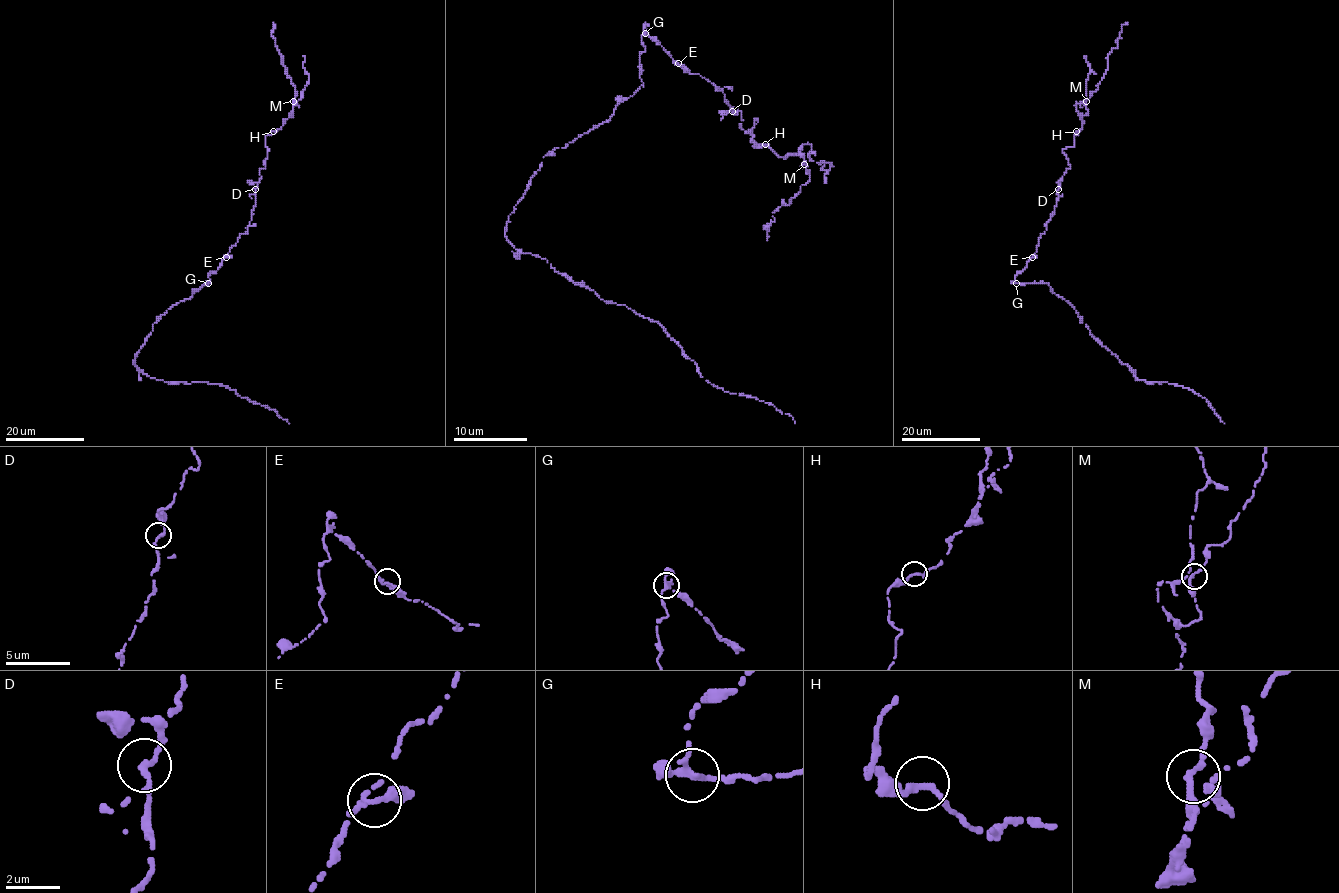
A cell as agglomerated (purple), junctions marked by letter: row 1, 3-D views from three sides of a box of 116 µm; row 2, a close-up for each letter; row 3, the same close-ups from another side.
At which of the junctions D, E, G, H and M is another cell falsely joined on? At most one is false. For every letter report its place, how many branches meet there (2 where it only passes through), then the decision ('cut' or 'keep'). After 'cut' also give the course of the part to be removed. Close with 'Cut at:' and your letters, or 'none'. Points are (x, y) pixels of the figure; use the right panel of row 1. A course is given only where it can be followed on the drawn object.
D: (1058, 189) | 2 | keep
E: (1032, 257) | 3 | keep
G: (1016, 283) | 3 | keep
H: (1076, 131) | 2 | keep
M: (1086, 101) | 3 | keep
Cut at: none

